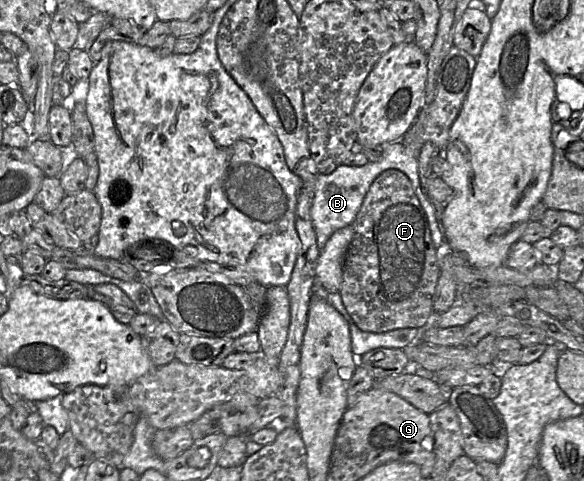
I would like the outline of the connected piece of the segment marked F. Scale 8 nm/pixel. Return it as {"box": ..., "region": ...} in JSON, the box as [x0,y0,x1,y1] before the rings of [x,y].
{"box":[339,169,441,333],"region":[[[398,169],[383,171],[371,184],[352,225],[354,236],[345,256],[339,293],[354,323],[362,331],[372,333],[425,328],[434,311],[441,268],[439,251],[434,246],[428,218],[409,178]]]}

